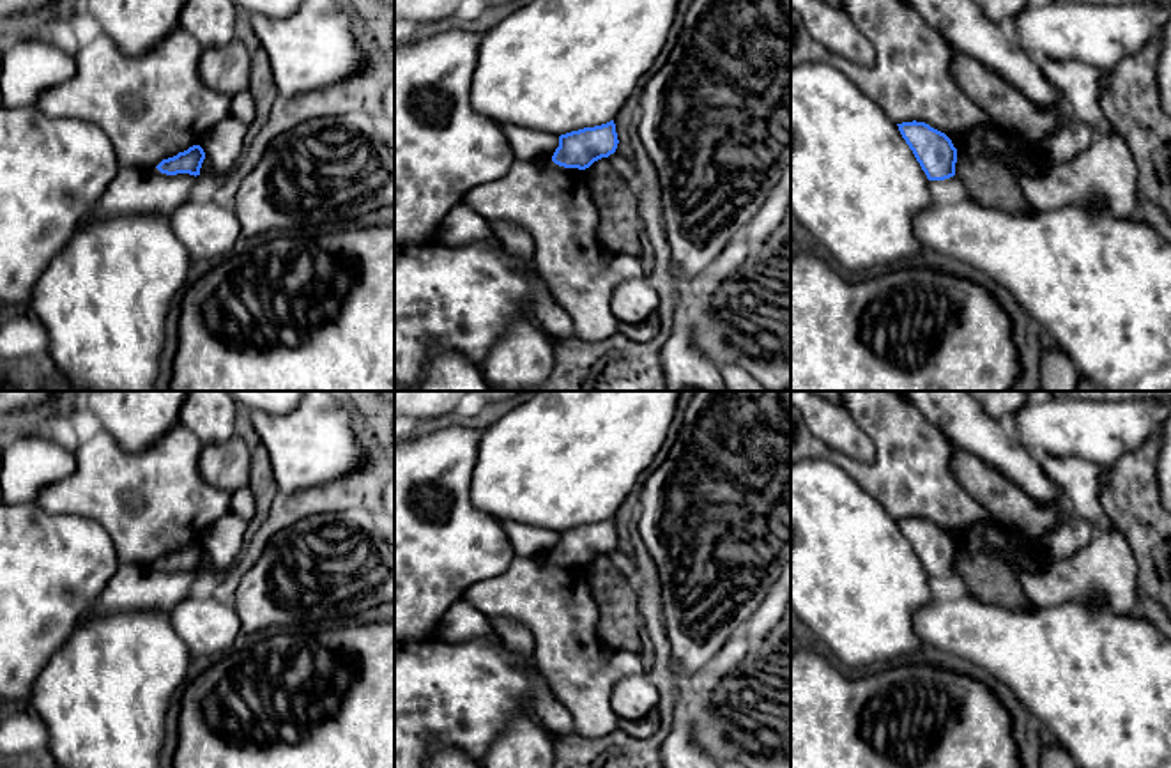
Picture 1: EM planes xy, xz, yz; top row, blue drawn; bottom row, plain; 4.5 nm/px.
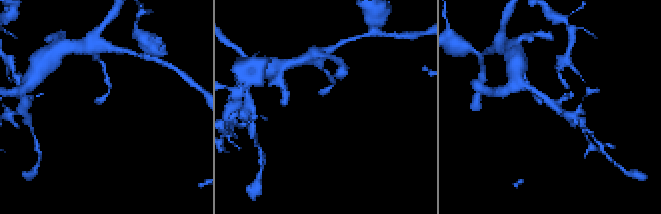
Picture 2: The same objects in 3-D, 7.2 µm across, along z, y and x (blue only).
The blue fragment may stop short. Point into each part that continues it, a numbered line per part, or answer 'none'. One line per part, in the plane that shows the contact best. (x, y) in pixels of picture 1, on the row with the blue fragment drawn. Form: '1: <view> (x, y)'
none

